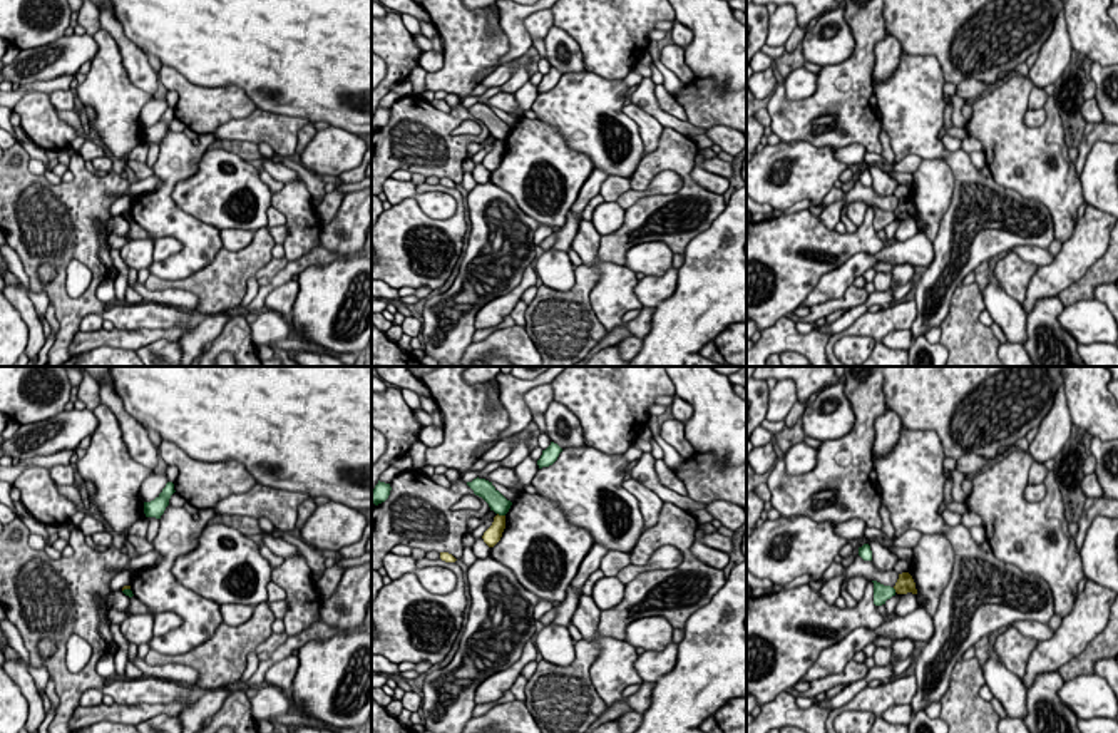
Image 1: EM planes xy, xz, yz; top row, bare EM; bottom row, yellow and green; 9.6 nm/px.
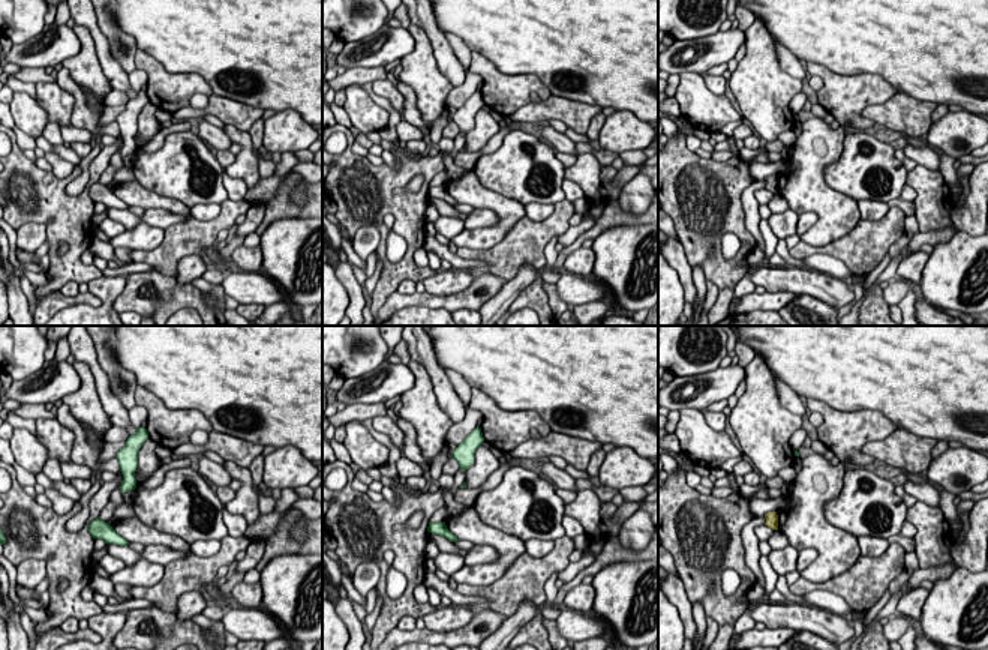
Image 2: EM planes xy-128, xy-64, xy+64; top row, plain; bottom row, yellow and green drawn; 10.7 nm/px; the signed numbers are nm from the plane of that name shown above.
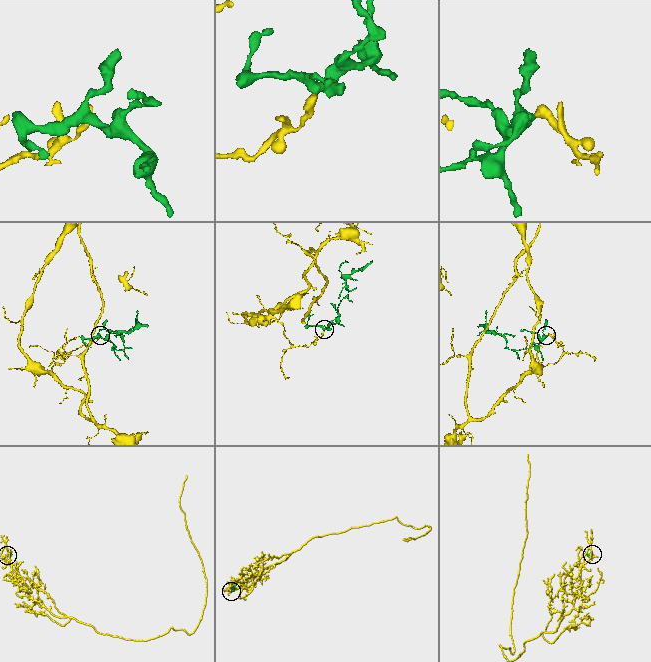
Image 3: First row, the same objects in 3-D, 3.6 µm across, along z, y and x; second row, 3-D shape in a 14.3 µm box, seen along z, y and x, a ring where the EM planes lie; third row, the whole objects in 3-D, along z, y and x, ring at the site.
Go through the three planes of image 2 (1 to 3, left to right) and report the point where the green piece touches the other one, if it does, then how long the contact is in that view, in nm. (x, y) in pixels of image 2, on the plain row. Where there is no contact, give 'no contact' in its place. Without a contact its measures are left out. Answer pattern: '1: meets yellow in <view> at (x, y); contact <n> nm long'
1: no contact
2: no contact
3: no contact

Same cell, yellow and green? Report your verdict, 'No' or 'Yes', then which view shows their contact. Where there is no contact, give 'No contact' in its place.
No. Touches yellow in xz

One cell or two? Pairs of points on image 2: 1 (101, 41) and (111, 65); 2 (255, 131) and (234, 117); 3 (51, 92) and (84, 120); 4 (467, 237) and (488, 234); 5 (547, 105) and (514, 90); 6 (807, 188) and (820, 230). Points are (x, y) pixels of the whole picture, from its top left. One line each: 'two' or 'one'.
1: one
2: two
3: two
4: one
5: two
6: one

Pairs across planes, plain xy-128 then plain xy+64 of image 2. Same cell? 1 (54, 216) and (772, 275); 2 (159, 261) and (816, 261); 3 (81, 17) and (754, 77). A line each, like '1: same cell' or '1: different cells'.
1: different cells
2: different cells
3: different cells

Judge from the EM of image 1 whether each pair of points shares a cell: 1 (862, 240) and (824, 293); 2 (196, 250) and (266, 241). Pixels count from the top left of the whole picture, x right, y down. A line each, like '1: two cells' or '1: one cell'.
1: two cells
2: two cells

